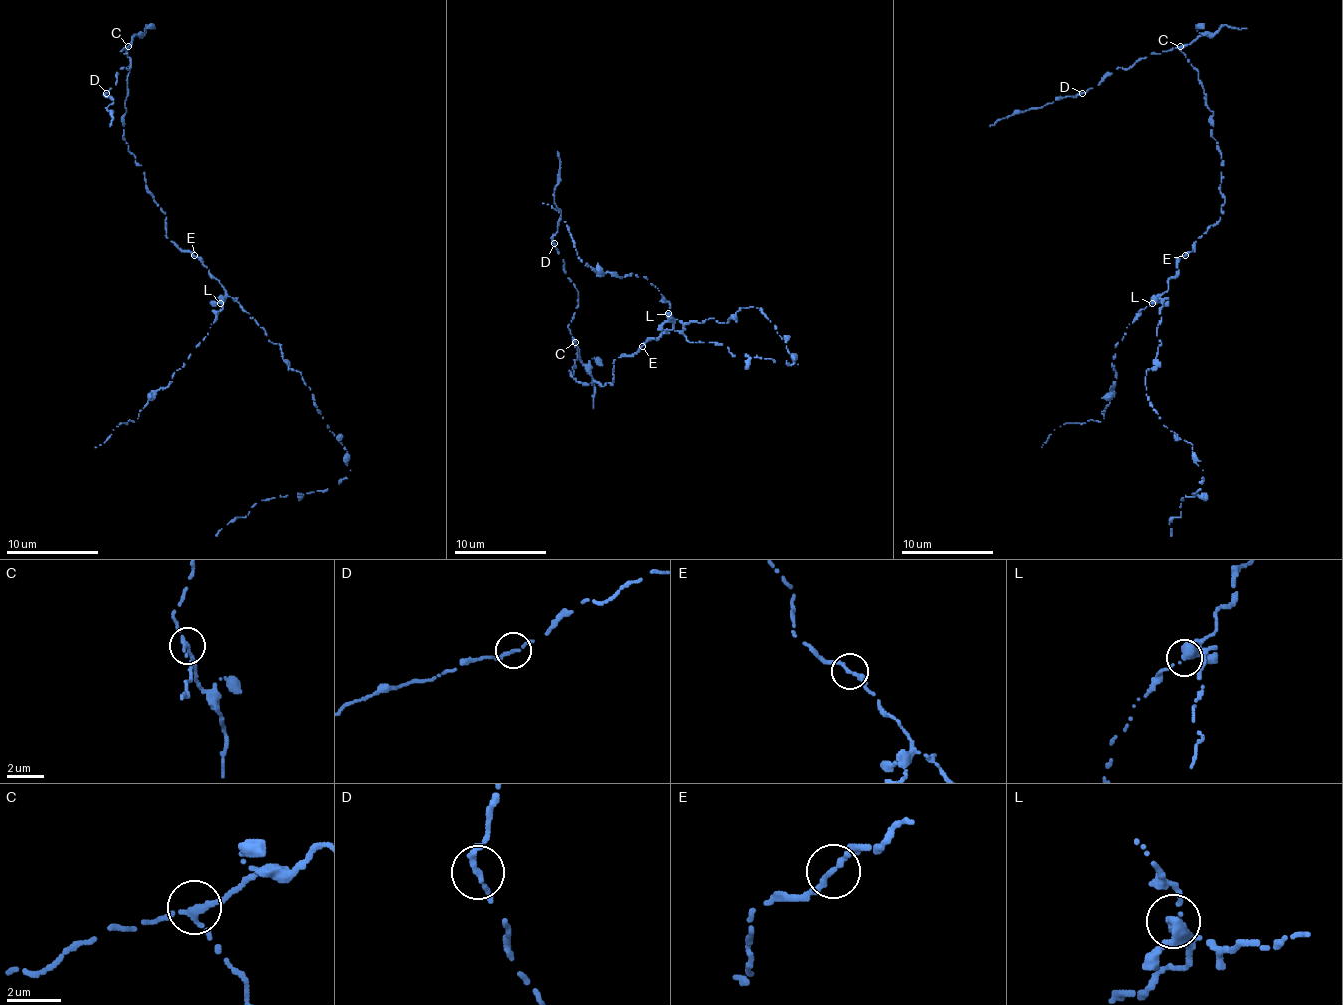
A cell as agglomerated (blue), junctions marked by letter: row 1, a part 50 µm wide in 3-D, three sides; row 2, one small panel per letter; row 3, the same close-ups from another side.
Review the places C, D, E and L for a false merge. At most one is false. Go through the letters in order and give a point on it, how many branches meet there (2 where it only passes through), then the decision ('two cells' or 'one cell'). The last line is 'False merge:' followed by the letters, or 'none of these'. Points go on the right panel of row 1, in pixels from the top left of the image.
C: place (1180, 46); branches 3; one cell
D: place (1082, 93); branches 2; one cell
E: place (1185, 255); branches 2; one cell
L: place (1152, 303); branches 3; two cells
False merge: L

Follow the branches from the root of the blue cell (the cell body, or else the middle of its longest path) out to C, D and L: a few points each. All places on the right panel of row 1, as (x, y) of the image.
C: (1185, 255), (1219, 219), (1224, 200), (1212, 113), (1199, 74), (1180, 46)
D: (1185, 255), (1219, 219), (1224, 202), (1222, 154), (1196, 69), (1171, 48), (1118, 67), (1081, 92)
L: (1185, 255), (1178, 262), (1178, 271), (1169, 281), (1169, 288), (1153, 304)

